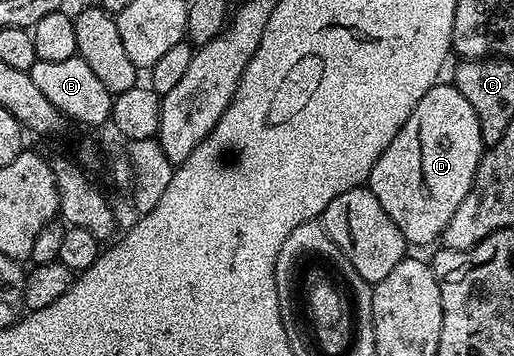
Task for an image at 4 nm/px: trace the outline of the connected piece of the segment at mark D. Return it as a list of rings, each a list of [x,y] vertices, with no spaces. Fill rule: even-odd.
[[[439,81],[432,89],[428,89],[428,93],[424,93],[424,97],[420,97],[416,109],[412,109],[412,117],[400,125],[388,149],[380,153],[376,165],[372,165],[368,186],[376,201],[384,205],[384,213],[396,221],[396,229],[400,229],[407,244],[430,243],[433,239],[435,242],[441,240],[442,234],[446,232],[448,221],[452,221],[452,213],[460,209],[460,201],[468,197],[483,154],[484,144],[480,121],[476,121],[476,109],[468,105],[460,89],[449,82]]]

